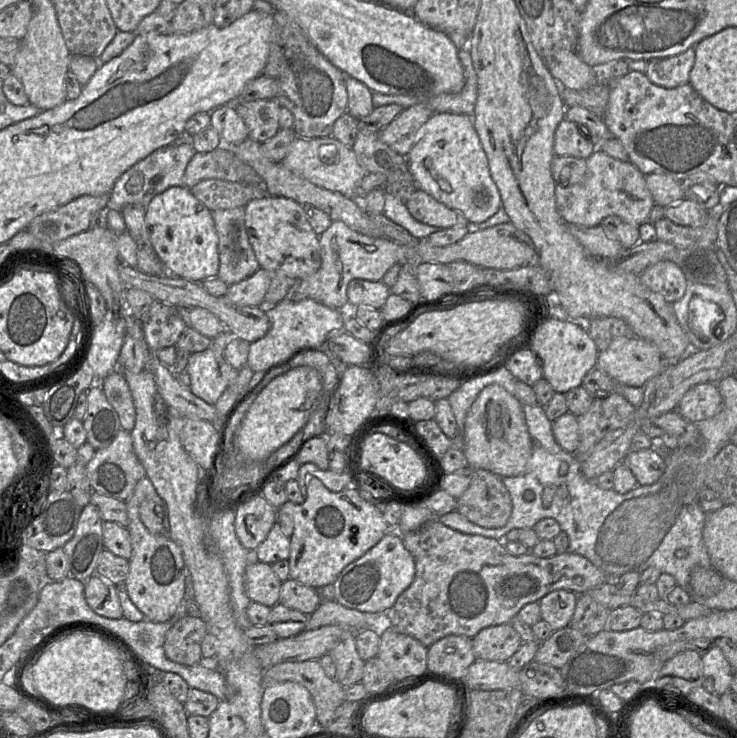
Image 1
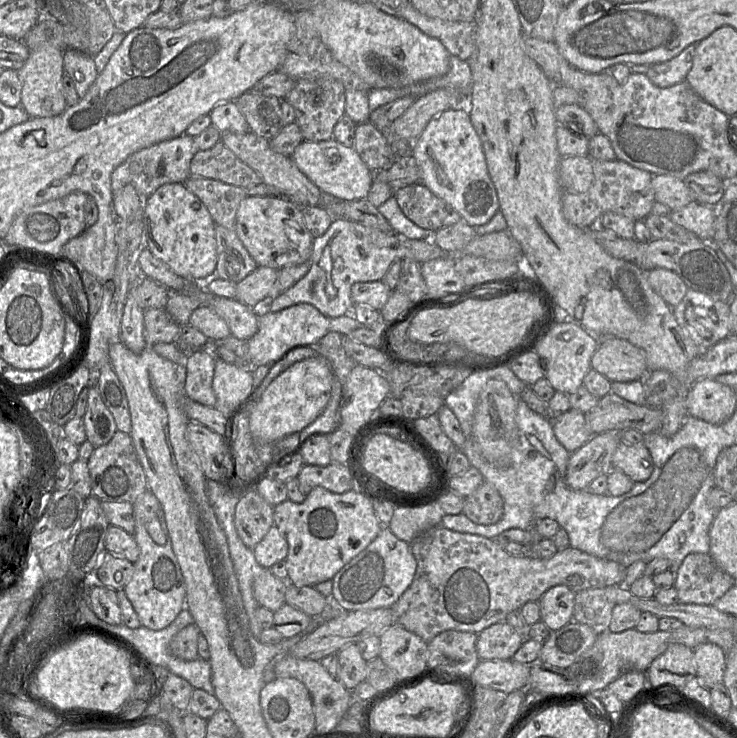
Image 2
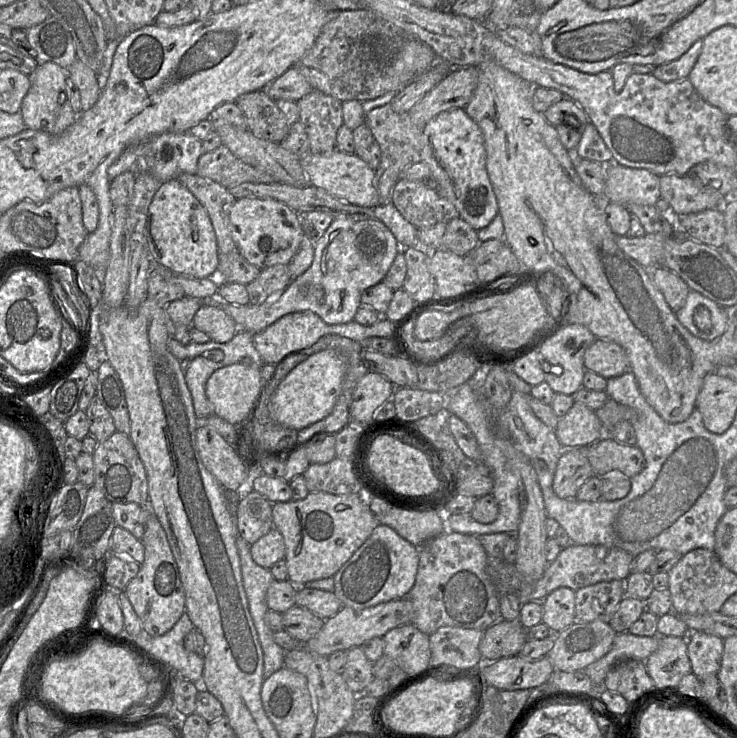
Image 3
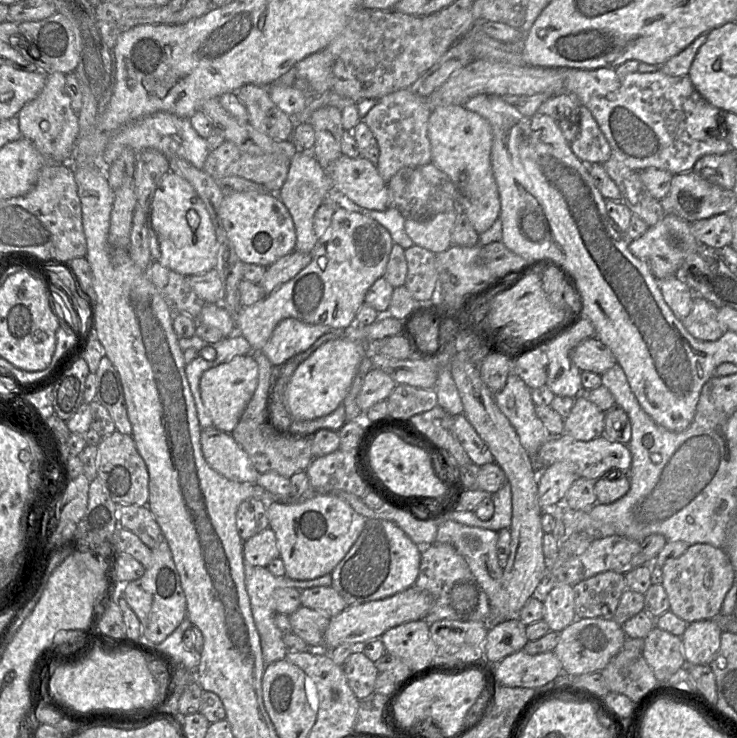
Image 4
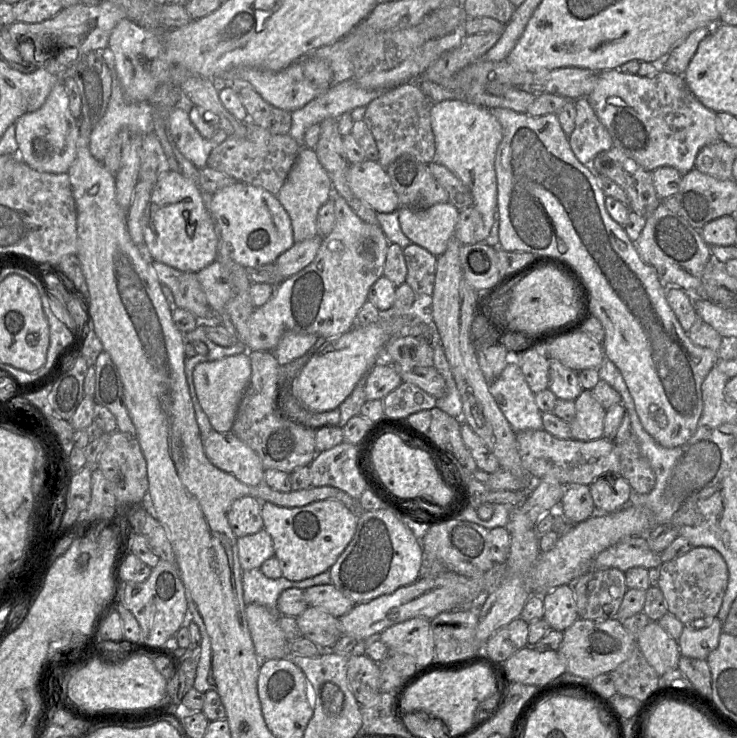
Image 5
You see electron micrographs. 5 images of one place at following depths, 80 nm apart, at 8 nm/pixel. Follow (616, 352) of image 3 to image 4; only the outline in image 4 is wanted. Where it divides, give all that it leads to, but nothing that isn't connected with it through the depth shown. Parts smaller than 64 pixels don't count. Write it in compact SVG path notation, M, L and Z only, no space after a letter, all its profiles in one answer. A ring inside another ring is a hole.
M596 337L580 342L571 351L570 358L580 371L599 375L617 363L611 350Z

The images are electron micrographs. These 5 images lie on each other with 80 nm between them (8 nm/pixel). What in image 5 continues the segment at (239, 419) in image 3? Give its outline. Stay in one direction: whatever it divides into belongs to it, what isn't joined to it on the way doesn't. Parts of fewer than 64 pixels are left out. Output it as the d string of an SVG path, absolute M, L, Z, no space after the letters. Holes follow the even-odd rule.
M248 353L228 356L196 365L193 381L199 403L213 429L220 433L232 430L237 410L251 377L251 361Z

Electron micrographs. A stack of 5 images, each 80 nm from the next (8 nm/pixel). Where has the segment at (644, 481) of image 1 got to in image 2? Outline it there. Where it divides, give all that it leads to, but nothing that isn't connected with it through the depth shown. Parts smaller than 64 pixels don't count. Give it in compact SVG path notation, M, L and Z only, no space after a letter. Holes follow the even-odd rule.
M620 442L613 458L612 468L624 472L633 482L644 482L651 476L654 465L647 447Z

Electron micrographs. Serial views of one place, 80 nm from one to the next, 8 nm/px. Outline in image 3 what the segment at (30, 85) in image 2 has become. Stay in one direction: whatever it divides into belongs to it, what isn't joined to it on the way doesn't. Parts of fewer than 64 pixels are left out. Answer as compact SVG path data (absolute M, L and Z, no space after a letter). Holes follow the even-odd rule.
M52 62L38 64L29 75L31 86L19 110L26 128L57 135L74 123L77 114L70 104L71 92L66 88L66 77L67 69Z

